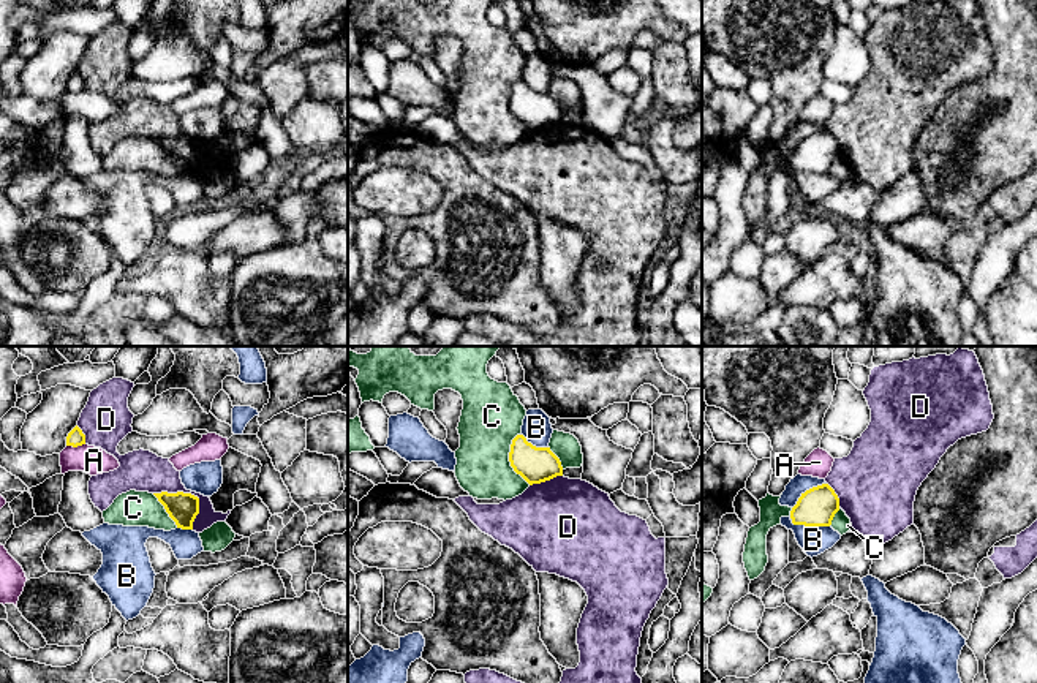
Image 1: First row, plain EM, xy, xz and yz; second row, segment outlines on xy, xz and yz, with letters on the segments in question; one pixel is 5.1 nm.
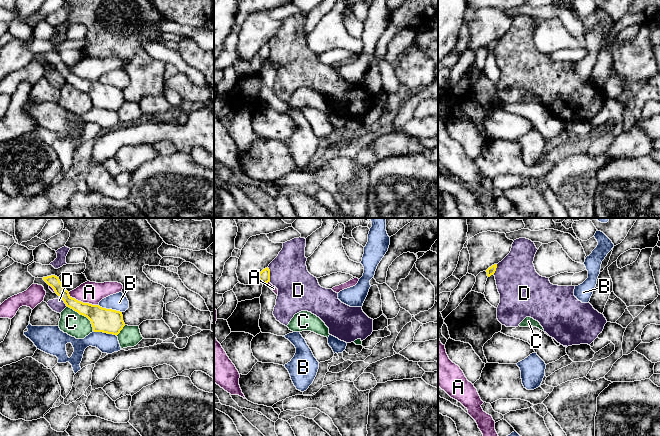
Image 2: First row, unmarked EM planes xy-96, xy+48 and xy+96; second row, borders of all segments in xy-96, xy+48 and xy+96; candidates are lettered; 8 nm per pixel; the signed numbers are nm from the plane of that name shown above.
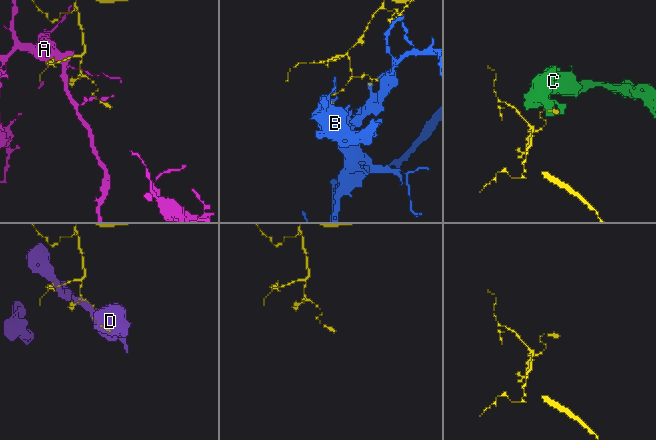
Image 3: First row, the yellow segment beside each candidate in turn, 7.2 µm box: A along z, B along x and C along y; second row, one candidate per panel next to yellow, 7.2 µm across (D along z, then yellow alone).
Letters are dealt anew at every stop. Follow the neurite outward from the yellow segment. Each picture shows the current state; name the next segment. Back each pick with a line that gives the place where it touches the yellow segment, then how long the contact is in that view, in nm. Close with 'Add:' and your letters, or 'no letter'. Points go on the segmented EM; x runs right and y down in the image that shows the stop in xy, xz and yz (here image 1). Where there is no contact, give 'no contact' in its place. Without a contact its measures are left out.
Add: no letter

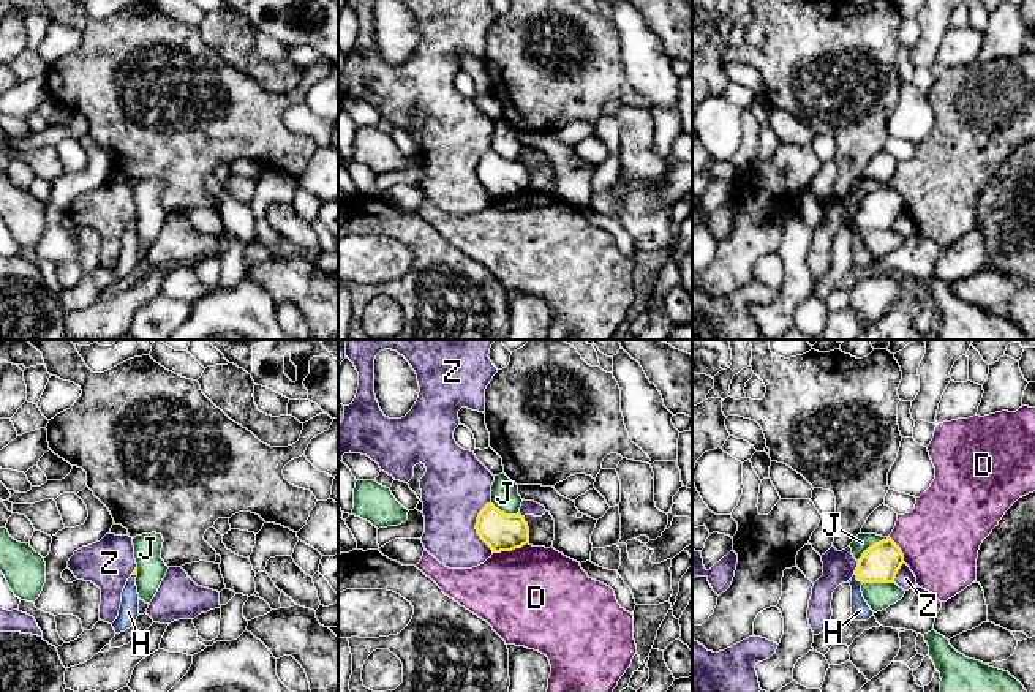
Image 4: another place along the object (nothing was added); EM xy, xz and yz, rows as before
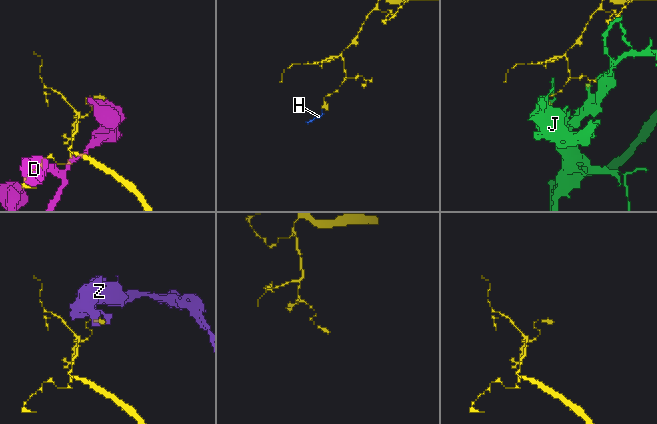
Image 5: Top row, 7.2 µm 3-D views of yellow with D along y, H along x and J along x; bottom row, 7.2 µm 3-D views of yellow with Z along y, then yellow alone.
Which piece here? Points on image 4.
H: yz (857, 579) | 70 nm
Add: H

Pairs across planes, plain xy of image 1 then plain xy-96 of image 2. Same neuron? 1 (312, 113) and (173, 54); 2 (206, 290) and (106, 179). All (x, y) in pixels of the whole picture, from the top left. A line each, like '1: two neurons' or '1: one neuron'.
1: two neurons
2: one neuron

